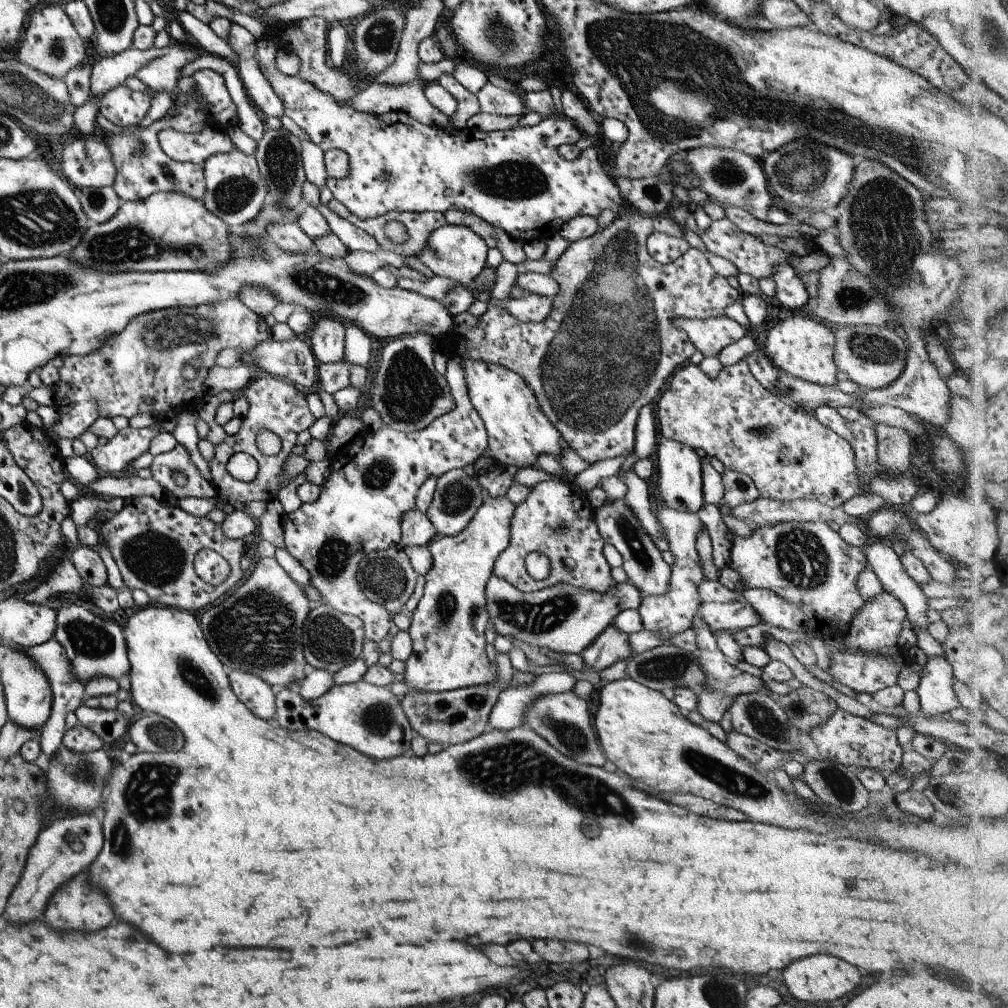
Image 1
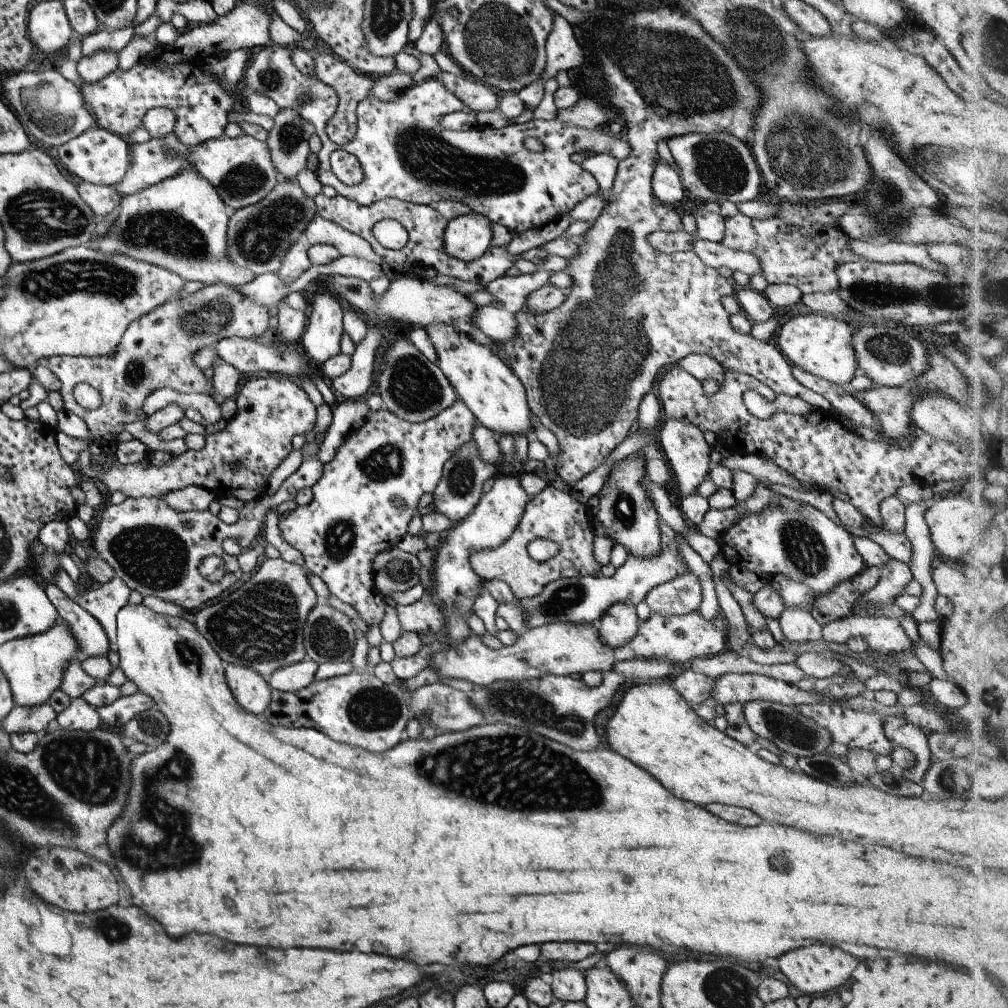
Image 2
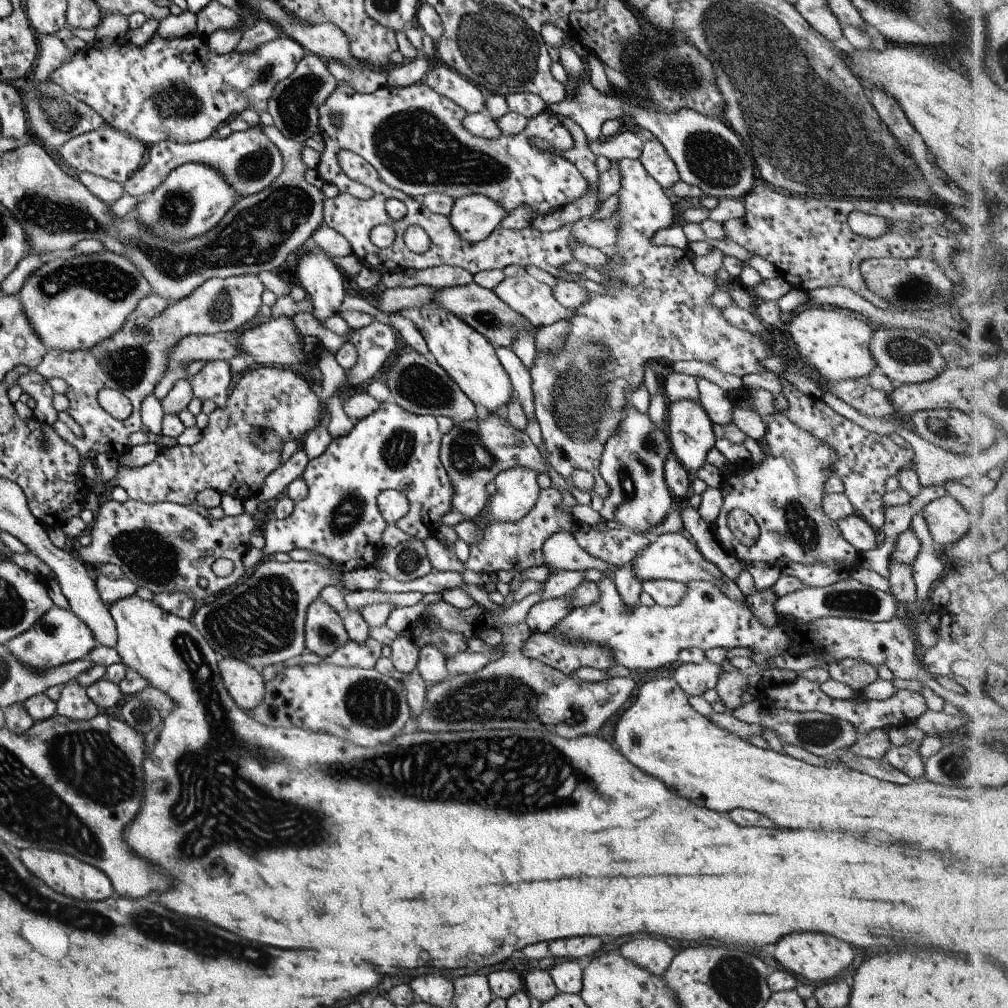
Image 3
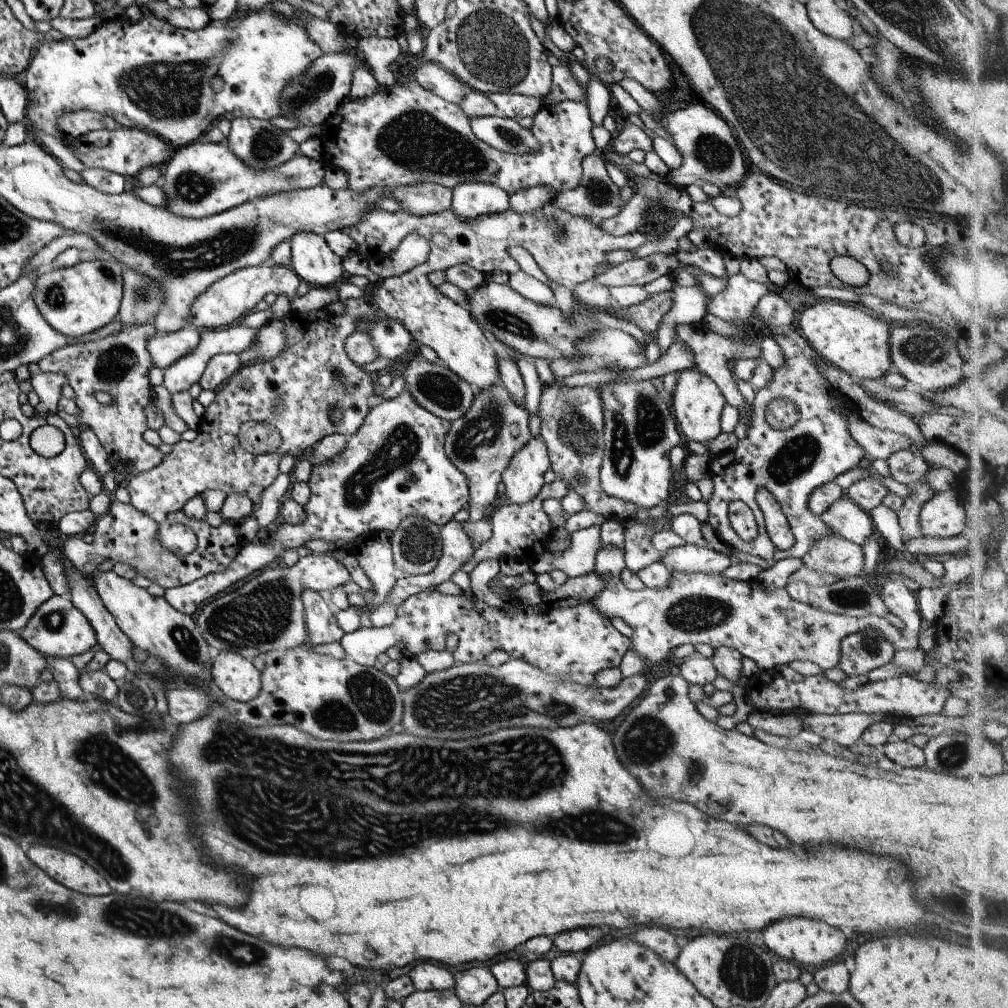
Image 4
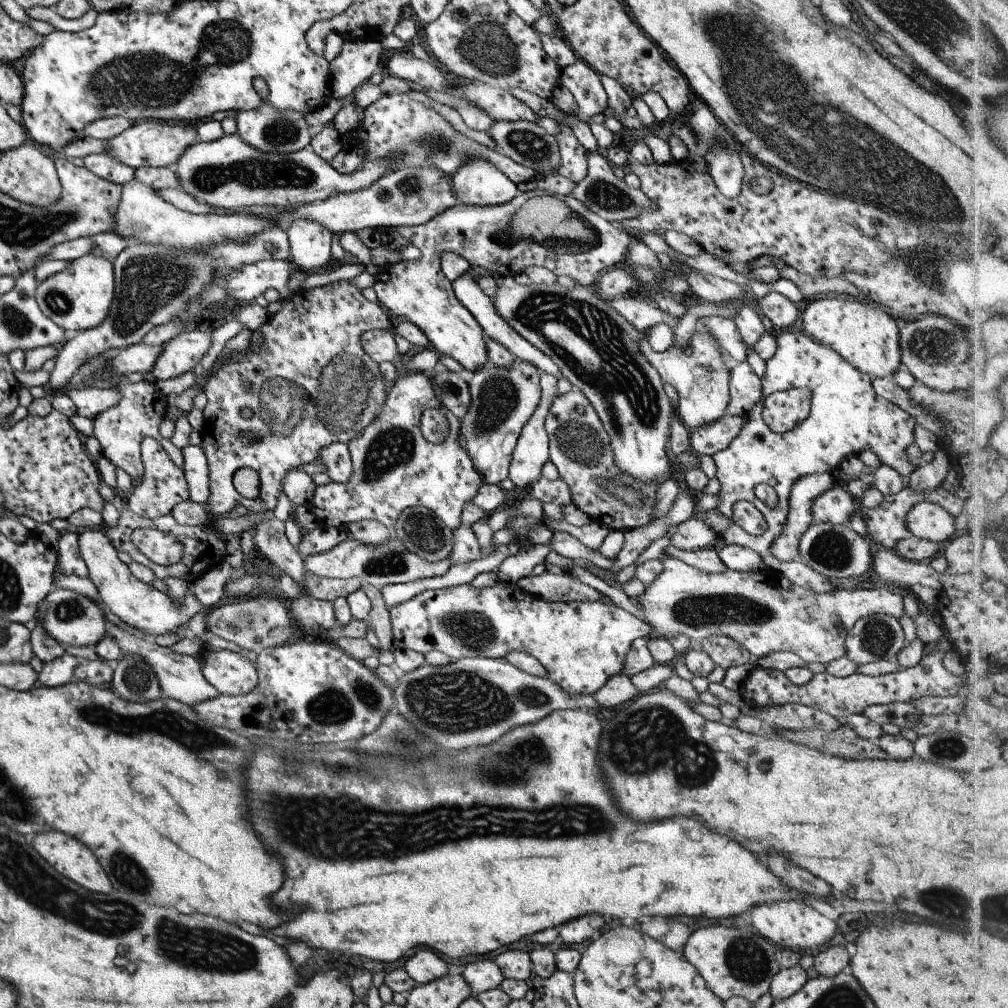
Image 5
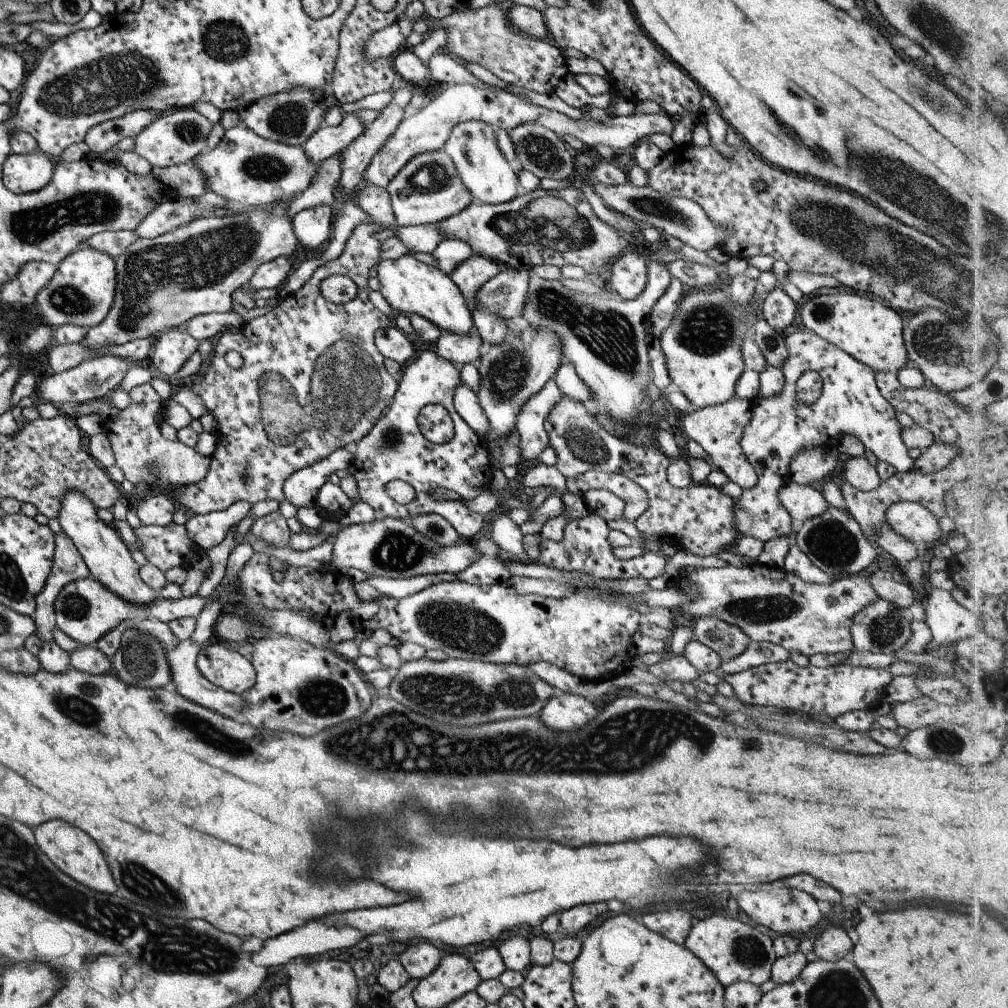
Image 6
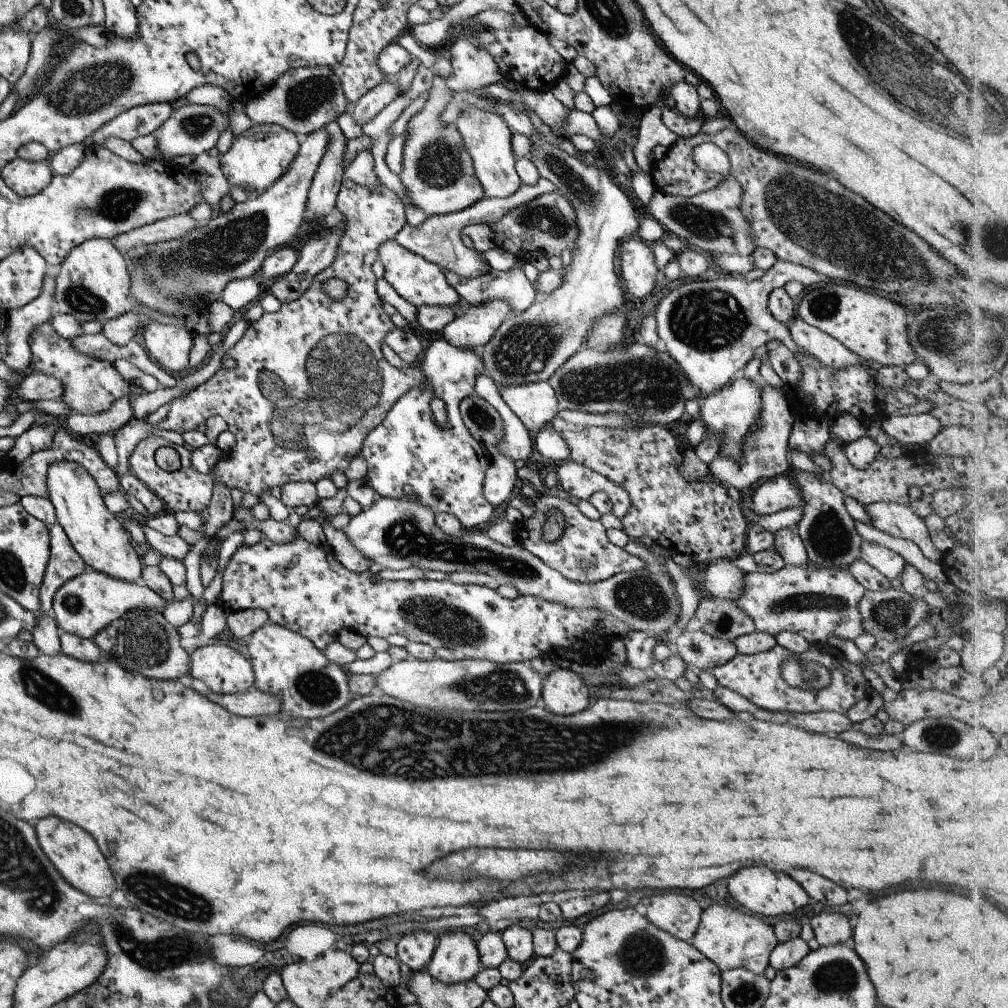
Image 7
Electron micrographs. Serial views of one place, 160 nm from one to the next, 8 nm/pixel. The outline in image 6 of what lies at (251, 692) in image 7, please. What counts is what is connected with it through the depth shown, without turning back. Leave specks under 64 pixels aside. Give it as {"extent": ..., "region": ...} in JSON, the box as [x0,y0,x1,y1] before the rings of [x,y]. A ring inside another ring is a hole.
{"extent":[164,639,243,720],"region":[[[187,639],[179,642],[173,650],[164,650],[167,668],[169,668],[170,681],[175,683],[175,692],[177,692],[179,696],[183,696],[185,700],[217,712],[223,717],[228,717],[231,720],[239,719],[239,710],[243,708],[243,698],[241,698],[241,695],[219,689],[203,678],[199,673],[198,667],[195,665],[200,648],[199,644],[195,644],[195,642]]]}

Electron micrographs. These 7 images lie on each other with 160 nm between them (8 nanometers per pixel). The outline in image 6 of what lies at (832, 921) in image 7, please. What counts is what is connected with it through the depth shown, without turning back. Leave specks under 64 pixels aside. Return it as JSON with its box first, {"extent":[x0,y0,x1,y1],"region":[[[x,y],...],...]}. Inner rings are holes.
{"extent":[812,926,851,962],"region":[[[827,926],[813,941],[812,951],[817,960],[835,962],[839,958],[849,957],[851,940],[839,926]]]}

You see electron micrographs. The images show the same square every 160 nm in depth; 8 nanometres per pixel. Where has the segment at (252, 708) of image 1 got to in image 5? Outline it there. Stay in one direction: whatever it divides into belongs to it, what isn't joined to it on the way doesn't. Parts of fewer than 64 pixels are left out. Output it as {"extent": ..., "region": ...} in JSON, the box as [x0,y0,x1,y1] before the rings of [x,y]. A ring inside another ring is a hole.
{"extent":[200,649,257,695],"region":[[[212,649],[200,656],[202,677],[220,695],[244,695],[257,684],[257,671],[244,656]]]}

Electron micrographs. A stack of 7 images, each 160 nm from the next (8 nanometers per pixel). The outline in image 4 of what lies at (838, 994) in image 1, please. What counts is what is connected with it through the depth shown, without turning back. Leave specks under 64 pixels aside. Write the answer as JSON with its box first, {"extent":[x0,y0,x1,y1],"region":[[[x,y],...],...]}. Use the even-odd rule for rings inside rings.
{"extent":[763,918,845,969],"region":[[[783,918],[777,922],[771,922],[771,926],[763,928],[763,944],[769,948],[769,952],[775,952],[779,959],[793,961],[801,969],[803,966],[814,968],[834,961],[833,958],[843,950],[845,936],[837,930],[827,926],[821,920],[809,920],[809,918]]]}

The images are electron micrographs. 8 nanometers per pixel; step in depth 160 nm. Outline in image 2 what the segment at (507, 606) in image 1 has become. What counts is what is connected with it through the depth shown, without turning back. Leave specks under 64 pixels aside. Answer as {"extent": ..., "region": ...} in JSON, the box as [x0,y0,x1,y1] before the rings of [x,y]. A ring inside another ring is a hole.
{"extent":[482,520,689,628],"region":[[[660,520],[660,551],[654,557],[634,557],[626,551],[626,559],[614,570],[610,577],[587,575],[584,577],[560,578],[547,583],[538,595],[528,599],[516,599],[503,580],[493,579],[482,582],[482,590],[487,591],[497,602],[513,601],[523,605],[527,613],[527,628],[546,625],[547,623],[593,623],[597,622],[608,606],[614,602],[625,602],[636,605],[644,600],[647,592],[654,586],[680,577],[689,568],[677,553],[675,533]]]}

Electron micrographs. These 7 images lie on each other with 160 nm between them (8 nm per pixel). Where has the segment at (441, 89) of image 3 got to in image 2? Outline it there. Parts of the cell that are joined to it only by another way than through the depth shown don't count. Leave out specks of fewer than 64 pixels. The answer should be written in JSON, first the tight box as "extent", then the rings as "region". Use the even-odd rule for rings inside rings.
{"extent":[440,71,500,113],"region":[[[442,71],[440,82],[455,98],[458,98],[466,110],[478,113],[492,111],[497,106],[500,94],[495,92],[488,84],[475,79],[469,74],[463,77]]]}

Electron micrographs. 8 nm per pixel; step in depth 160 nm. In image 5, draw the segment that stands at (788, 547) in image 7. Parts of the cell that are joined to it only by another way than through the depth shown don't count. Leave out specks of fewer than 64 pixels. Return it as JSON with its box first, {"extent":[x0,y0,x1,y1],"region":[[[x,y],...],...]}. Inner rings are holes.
{"extent":[761,552,833,593],"region":[[[770,552],[761,555],[765,568],[779,571],[784,578],[793,584],[805,587],[815,593],[826,593],[833,589],[829,579],[816,573],[812,568],[797,560],[778,561]]]}

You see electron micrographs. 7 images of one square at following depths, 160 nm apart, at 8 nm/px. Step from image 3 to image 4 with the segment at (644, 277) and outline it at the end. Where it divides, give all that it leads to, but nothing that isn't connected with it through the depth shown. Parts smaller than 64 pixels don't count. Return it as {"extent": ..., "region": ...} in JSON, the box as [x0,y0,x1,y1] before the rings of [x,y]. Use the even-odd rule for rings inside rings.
{"extent":[538,291,672,524],"region":[[[672,291],[650,294],[648,299],[624,309],[607,309],[610,315],[625,319],[637,326],[645,334],[645,338],[653,338],[657,325],[672,302]],[[554,381],[550,385],[543,386],[538,402],[538,413],[541,419],[540,437],[544,440],[544,445],[546,446],[550,469],[556,474],[557,478],[568,482],[569,486],[577,492],[581,500],[583,500],[584,508],[595,514],[600,514],[604,520],[615,521],[619,524],[635,520],[640,515],[637,507],[630,502],[610,497],[600,490],[598,470],[602,463],[604,436],[602,431],[602,406],[598,388],[591,388],[586,385],[573,388],[558,388]]]}

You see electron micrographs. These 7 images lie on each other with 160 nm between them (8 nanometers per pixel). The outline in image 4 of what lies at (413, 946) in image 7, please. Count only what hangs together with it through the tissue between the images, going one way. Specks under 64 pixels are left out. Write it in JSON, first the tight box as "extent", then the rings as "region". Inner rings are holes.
{"extent":[408,961,454,991],"region":[[[431,961],[419,962],[408,971],[408,977],[415,991],[451,989],[454,978],[445,968],[431,964]]]}

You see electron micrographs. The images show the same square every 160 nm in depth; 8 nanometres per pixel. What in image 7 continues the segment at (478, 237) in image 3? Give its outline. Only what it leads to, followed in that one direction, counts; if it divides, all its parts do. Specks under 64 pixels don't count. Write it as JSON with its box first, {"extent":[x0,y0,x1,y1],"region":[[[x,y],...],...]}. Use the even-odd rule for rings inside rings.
{"extent":[455,108,521,198],"region":[[[467,108],[461,112],[461,116],[455,121],[455,130],[461,136],[461,144],[465,154],[471,158],[471,168],[475,174],[475,180],[483,188],[485,198],[507,198],[513,192],[517,192],[521,186],[521,180],[517,177],[513,164],[516,161],[511,151],[512,130],[498,114],[491,114],[485,110]]]}

